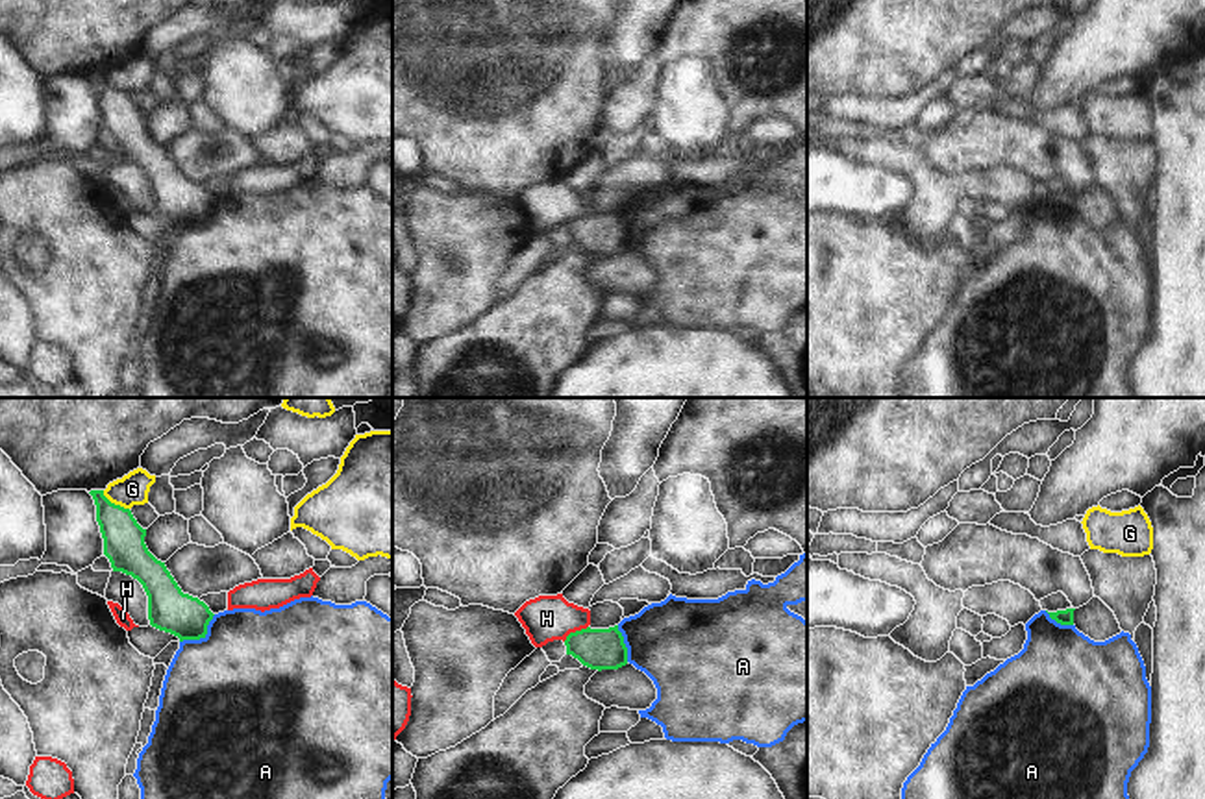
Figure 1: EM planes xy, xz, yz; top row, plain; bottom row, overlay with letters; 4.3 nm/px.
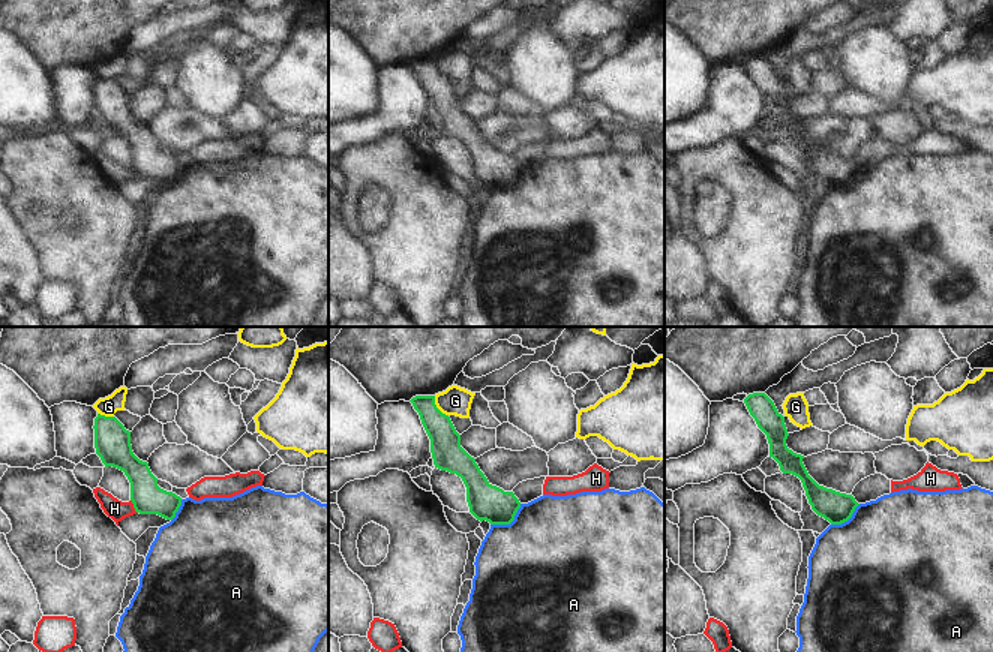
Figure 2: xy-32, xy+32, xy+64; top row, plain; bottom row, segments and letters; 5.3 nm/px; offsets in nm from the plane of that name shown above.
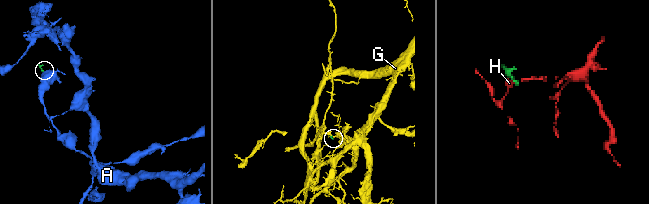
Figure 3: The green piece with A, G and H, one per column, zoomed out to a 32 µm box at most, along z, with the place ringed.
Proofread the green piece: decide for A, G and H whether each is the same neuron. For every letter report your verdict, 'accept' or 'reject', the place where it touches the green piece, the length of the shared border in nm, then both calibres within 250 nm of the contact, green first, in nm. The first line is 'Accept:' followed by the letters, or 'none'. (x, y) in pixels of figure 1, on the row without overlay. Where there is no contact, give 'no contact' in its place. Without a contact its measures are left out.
Accept: none
A: reject; meets green in xy at (202, 222); contact 200 nm long; 190 nm thick on the green side, 500 nm on the other
G: reject; meets green in xy at (113, 89); contact 150 nm long; 180 nm thick on the green side, 140 nm on the other
H: reject; meets green in xz at (576, 217); contact 130 nm long; 180 nm thick on the green side, 200 nm on the other

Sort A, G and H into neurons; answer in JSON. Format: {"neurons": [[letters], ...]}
{"neurons": [["A"], ["G"], ["H"]]}

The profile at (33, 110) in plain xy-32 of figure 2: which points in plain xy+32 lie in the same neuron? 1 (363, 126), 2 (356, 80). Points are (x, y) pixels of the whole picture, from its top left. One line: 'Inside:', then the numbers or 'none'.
Inside: 2

